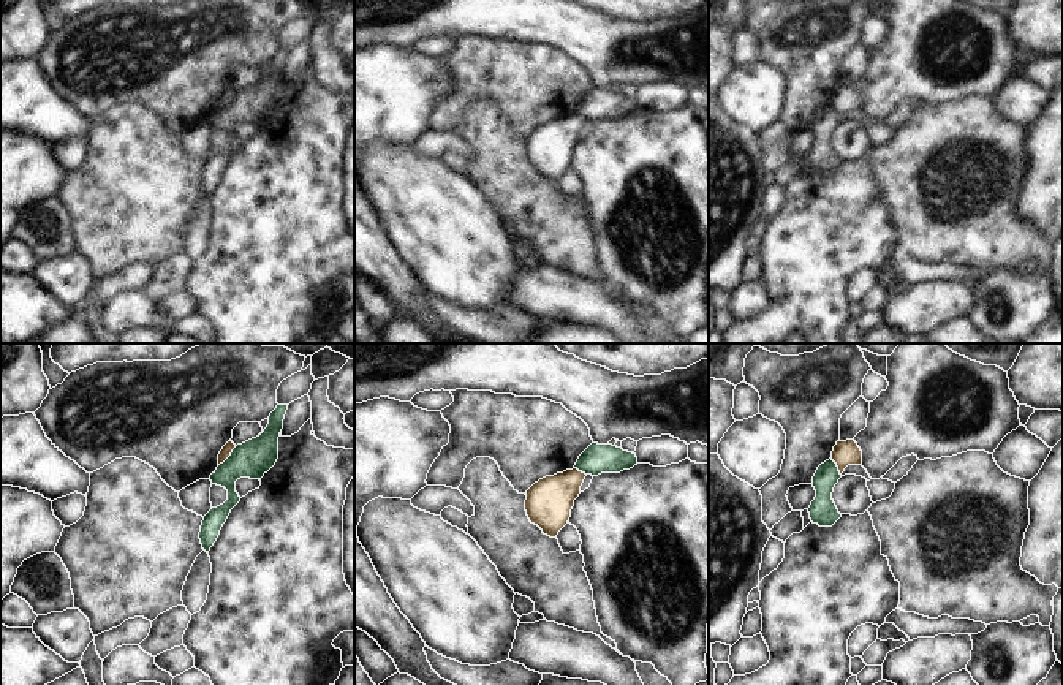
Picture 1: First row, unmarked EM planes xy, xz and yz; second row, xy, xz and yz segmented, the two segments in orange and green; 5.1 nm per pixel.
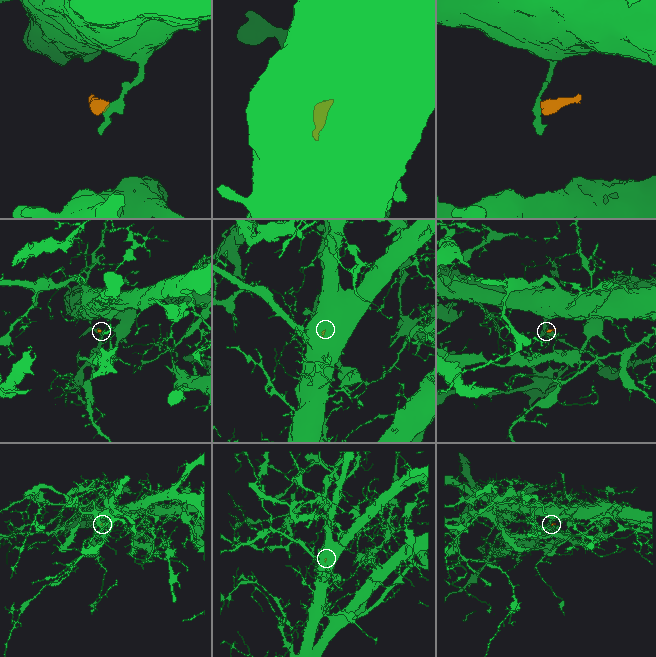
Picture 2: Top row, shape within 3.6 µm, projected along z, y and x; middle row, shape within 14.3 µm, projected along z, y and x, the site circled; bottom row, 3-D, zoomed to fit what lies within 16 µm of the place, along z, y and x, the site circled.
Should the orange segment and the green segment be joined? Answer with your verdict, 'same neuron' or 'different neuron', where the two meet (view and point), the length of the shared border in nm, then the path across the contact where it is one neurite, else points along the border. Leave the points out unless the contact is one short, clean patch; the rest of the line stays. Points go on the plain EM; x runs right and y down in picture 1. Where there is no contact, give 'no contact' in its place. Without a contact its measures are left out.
different neuron; contact xy (228, 102); length 140 nm; border xy (236, 92), (219, 111)

